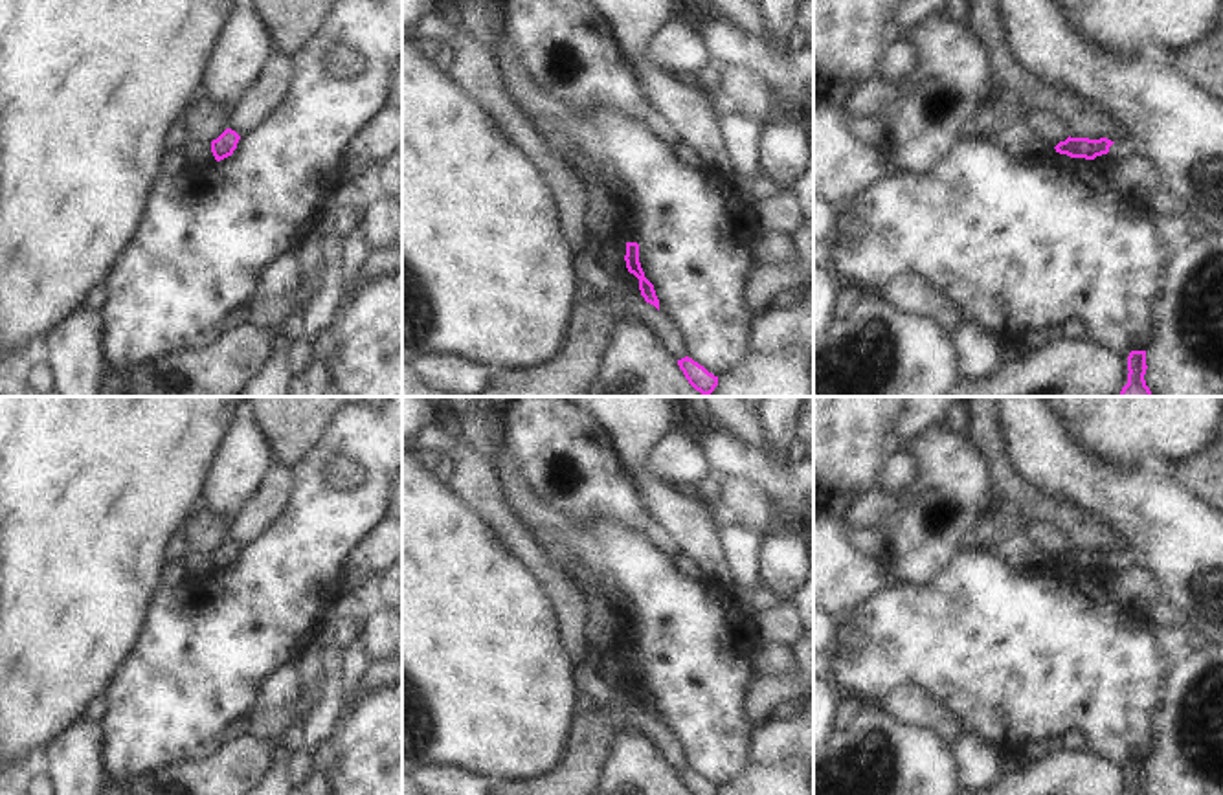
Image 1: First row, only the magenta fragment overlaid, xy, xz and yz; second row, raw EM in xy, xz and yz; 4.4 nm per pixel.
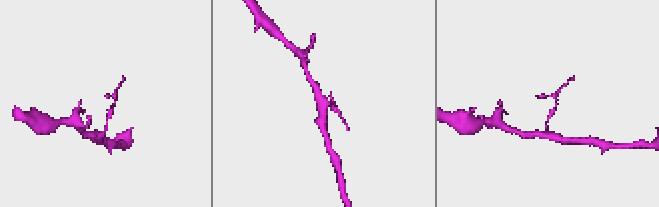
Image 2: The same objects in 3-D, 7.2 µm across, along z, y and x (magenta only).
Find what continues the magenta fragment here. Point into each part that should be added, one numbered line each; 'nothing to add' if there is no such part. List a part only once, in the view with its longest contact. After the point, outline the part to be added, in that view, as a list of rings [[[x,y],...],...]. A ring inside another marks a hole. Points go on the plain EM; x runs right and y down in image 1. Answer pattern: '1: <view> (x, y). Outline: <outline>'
nothing to add.

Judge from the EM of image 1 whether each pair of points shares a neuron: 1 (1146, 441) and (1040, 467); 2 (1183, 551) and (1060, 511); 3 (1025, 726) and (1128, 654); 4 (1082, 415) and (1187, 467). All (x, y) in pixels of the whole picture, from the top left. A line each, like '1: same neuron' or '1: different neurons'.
1: different neurons
2: different neurons
3: same neuron
4: different neurons

